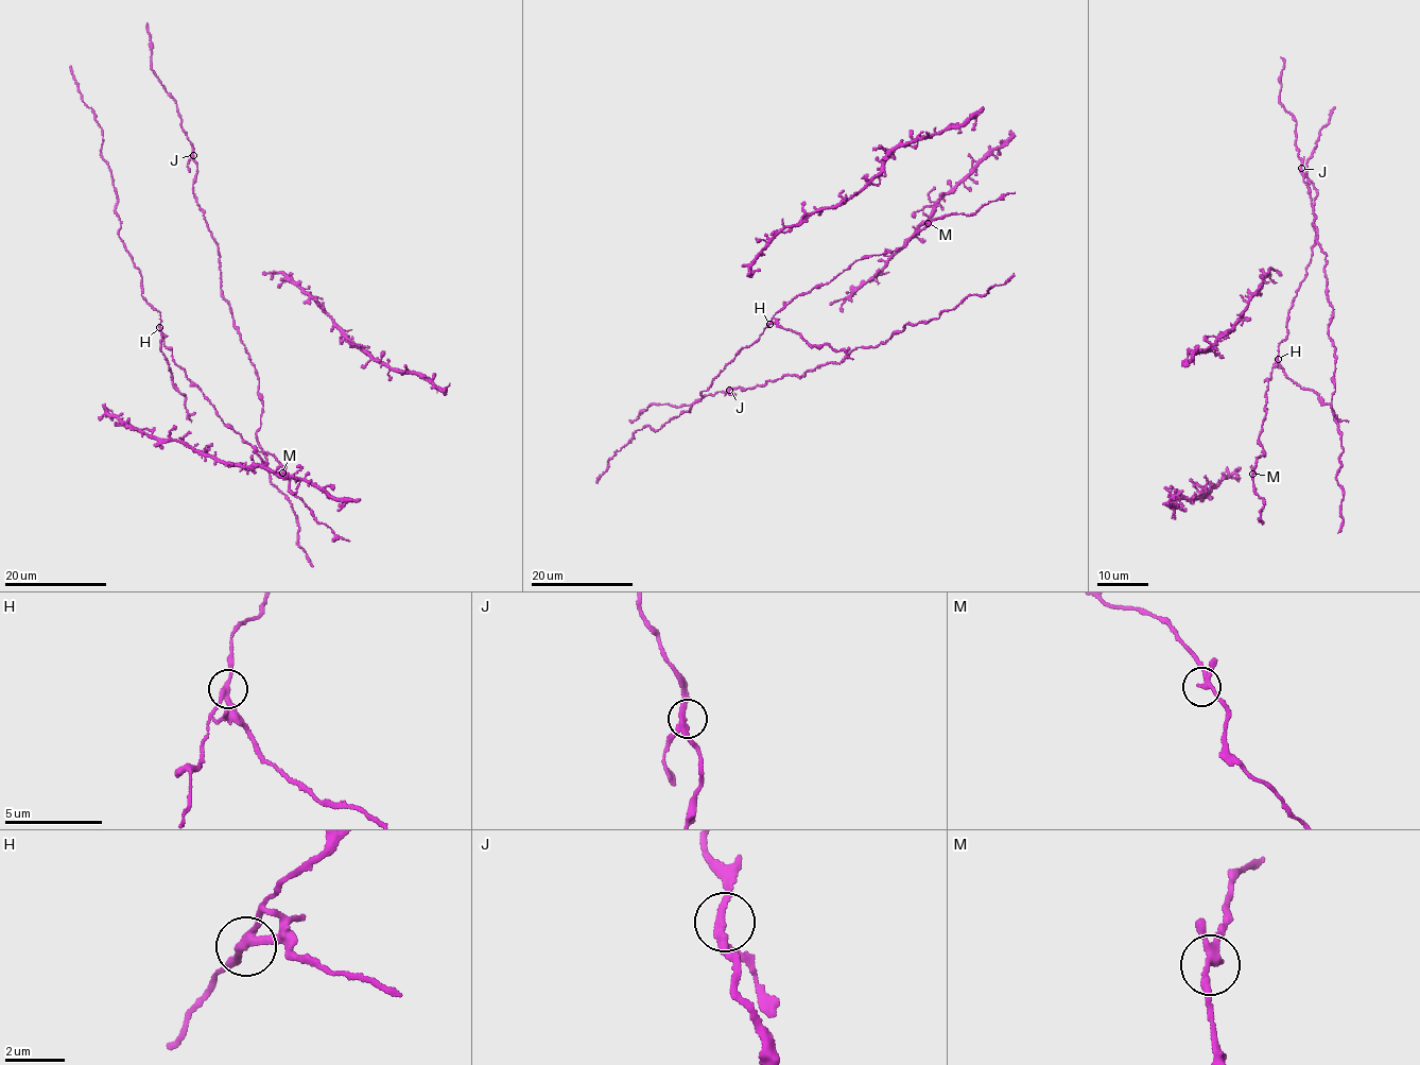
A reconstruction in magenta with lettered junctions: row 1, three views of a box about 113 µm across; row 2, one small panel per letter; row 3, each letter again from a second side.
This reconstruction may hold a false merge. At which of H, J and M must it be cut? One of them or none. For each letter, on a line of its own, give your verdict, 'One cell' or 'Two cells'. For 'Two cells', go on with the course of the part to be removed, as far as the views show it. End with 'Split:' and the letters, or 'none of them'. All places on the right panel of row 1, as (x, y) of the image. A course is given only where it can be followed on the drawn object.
H: Two cells. Course of the part to remove: (1278, 358), (1285, 376), (1330, 406), (1335, 418), (1348, 422)
J: One cell
M: One cell
Split: H

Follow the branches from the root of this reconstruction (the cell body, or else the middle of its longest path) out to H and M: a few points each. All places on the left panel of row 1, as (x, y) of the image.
H: (187, 412), (185, 396), (172, 381), (160, 348), (159, 327)
M: (187, 412), (160, 348), (161, 336), (173, 361), (221, 421), (275, 458), (282, 473)

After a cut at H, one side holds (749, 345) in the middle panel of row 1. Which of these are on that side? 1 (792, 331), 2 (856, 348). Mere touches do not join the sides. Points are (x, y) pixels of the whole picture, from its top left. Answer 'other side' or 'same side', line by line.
1: other side
2: same side

